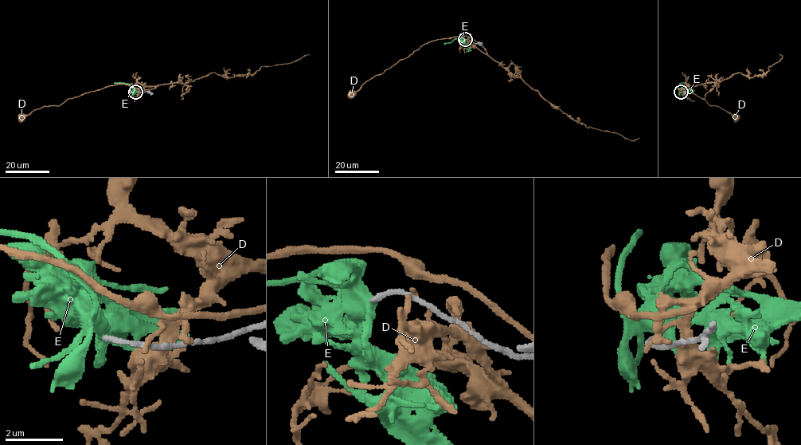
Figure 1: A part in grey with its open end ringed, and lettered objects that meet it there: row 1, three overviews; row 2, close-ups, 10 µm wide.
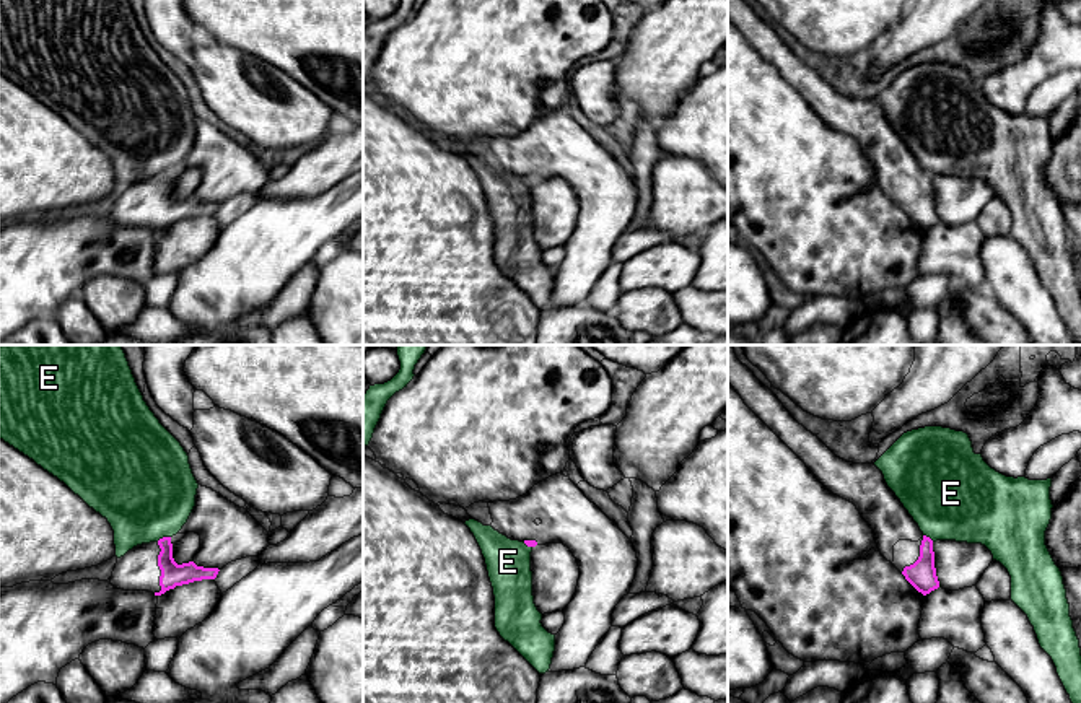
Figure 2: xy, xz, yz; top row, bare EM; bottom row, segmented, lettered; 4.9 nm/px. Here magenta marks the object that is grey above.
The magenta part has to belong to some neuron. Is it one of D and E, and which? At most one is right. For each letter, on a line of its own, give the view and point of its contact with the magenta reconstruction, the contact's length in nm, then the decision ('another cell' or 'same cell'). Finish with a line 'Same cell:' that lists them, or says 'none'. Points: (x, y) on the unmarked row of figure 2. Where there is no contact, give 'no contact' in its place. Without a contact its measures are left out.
D: no contact | another cell
E: xy (163, 173) | 80 nm | another cell
Same cell: none

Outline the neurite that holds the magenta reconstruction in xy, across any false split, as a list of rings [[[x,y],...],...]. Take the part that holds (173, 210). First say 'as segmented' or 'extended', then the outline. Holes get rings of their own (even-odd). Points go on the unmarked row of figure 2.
extended; [[[199,120],[195,142],[177,169],[195,168],[200,171],[200,184],[189,199],[177,200],[173,194],[171,172],[158,177],[142,179],[117,194],[111,220],[124,226],[148,226],[161,231],[176,221],[202,215],[215,215],[218,207],[231,197],[257,192],[269,179],[269,168],[247,148],[212,124]]]

